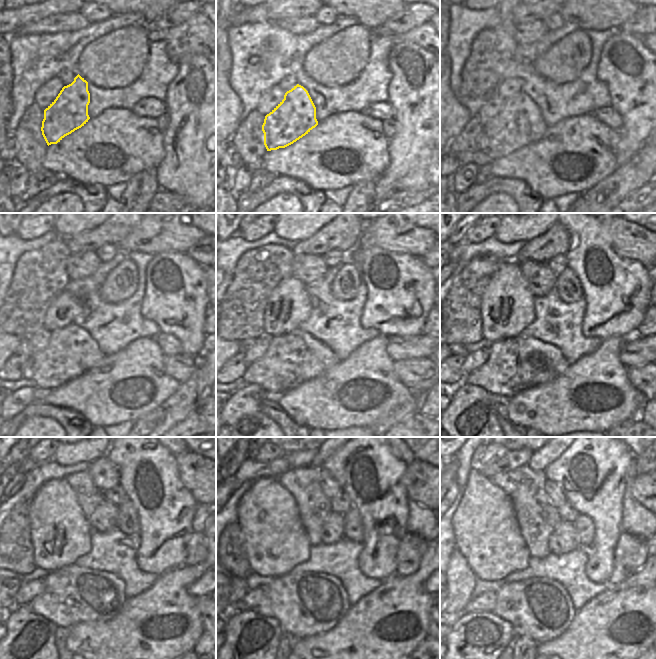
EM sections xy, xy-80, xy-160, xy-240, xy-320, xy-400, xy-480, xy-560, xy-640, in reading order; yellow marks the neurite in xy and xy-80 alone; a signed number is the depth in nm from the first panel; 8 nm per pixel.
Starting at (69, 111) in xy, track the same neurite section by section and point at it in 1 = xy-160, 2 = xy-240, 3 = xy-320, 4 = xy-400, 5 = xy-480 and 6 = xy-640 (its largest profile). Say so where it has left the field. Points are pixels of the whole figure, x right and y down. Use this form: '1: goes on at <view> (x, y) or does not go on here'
1: goes on at xy-160 (519, 123)
2: goes on at xy-240 (71, 352)
3: goes on at xy-320 (292, 359)
4: goes on at xy-400 (515, 364)
5: goes on at xy-480 (72, 594)
6: goes on at xy-640 (541, 608)

